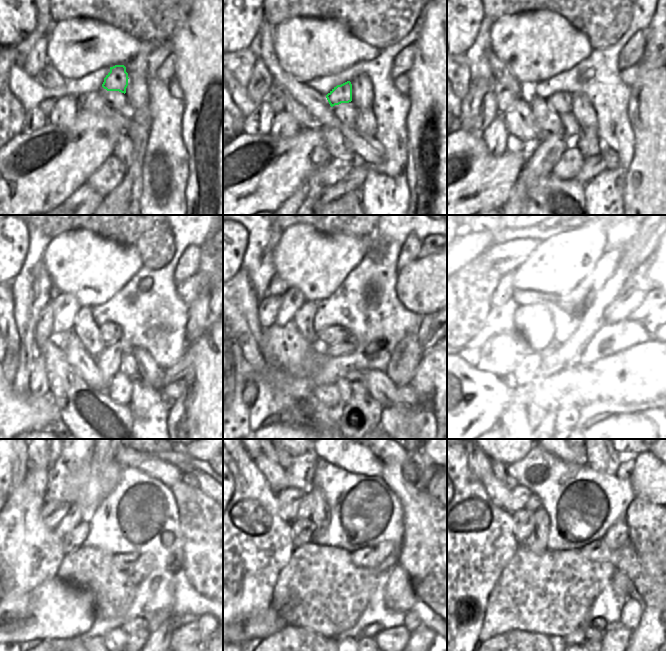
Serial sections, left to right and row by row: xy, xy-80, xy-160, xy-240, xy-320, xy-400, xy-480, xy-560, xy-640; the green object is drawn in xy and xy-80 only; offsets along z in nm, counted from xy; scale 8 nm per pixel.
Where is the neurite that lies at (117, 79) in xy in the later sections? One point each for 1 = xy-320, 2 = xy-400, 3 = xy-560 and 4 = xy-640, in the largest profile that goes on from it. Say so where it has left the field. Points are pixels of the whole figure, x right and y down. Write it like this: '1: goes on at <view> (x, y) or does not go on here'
1: goes on at xy-320 (335, 334)
2: goes on at xy-400 (561, 337)
3: goes on at xy-560 (361, 557)
4: goes on at xy-640 (598, 550)

